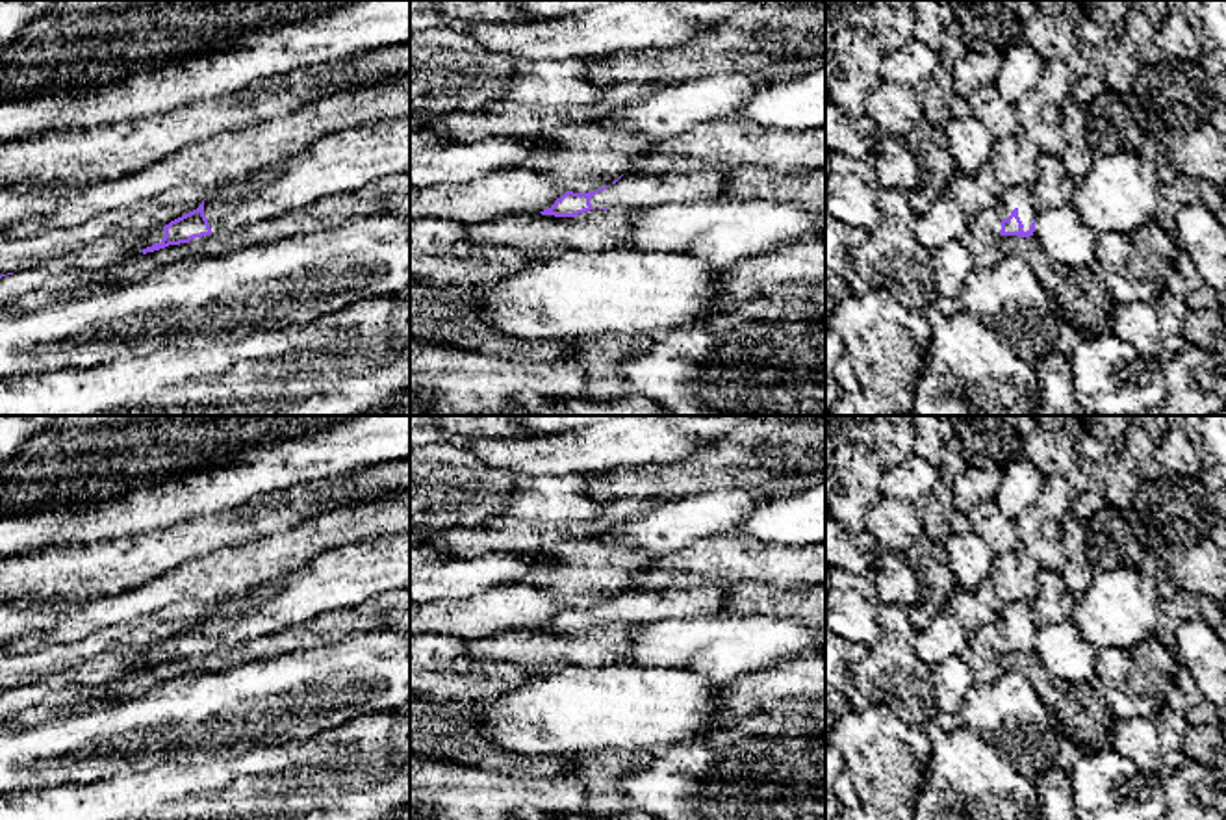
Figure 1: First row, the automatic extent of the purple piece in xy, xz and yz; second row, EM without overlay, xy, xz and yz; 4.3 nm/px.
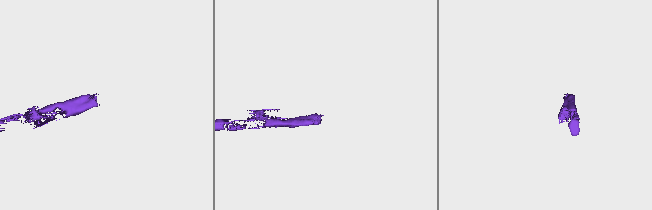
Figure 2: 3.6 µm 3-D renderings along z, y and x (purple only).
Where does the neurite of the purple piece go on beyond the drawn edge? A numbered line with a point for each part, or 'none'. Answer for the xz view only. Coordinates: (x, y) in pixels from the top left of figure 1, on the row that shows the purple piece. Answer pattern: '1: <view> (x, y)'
1: xz (633, 192)

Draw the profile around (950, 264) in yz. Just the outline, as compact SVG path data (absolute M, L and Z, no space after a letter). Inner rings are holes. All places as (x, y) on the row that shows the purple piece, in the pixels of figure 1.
M950 241L931 252L929 265L935 278L931 304L948 317L959 314L964 280L976 269L972 254L963 241Z

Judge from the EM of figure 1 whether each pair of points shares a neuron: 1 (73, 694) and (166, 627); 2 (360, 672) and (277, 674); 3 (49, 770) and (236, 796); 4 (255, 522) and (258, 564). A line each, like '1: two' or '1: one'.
1: two
2: one
3: two
4: two

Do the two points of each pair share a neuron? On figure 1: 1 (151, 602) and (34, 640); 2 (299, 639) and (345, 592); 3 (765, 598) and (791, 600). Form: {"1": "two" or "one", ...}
{"1": "one", "2": "two", "3": "one"}

